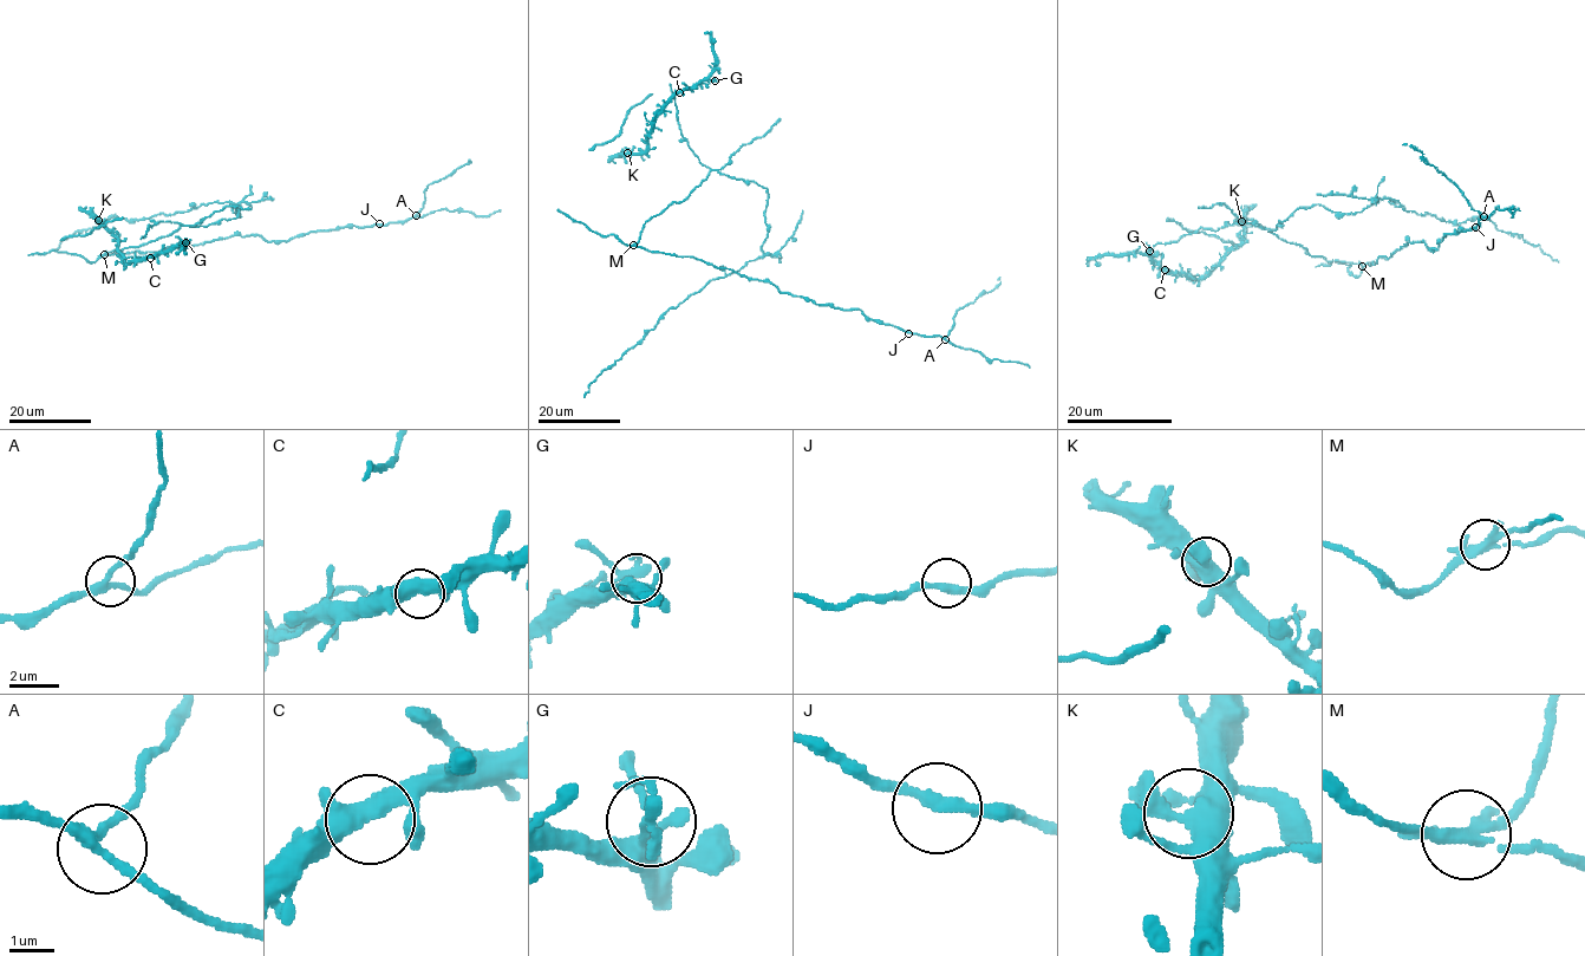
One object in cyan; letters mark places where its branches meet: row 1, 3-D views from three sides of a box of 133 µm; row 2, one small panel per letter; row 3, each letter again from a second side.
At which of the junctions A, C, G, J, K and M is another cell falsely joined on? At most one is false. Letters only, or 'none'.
M

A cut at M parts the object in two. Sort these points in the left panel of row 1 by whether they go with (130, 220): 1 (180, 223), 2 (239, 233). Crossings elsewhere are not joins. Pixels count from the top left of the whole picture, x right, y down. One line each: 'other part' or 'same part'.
1: same part
2: other part

